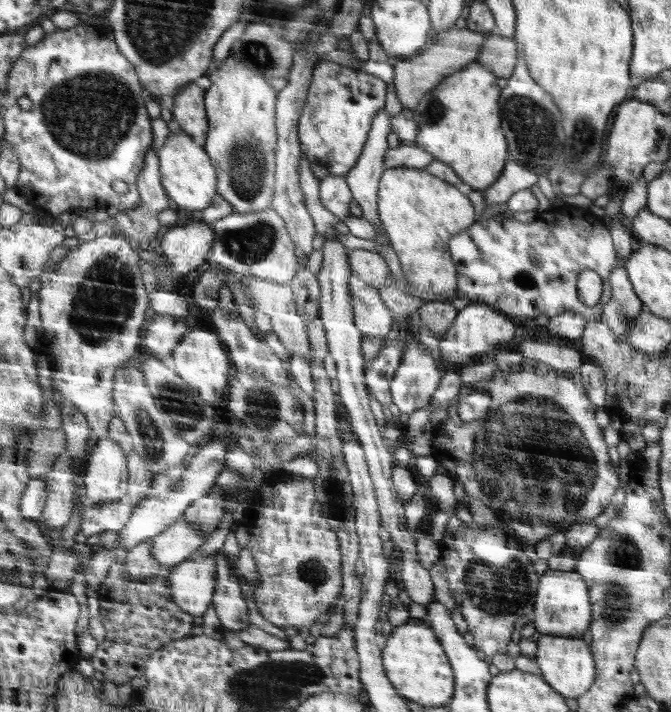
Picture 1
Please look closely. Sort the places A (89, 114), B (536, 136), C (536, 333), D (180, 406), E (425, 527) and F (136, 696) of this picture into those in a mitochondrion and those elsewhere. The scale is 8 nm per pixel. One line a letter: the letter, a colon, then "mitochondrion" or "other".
A: mitochondrion
B: mitochondrion
C: other
D: mitochondrion
E: other
F: other

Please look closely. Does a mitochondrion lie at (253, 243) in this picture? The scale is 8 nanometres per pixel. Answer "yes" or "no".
yes

